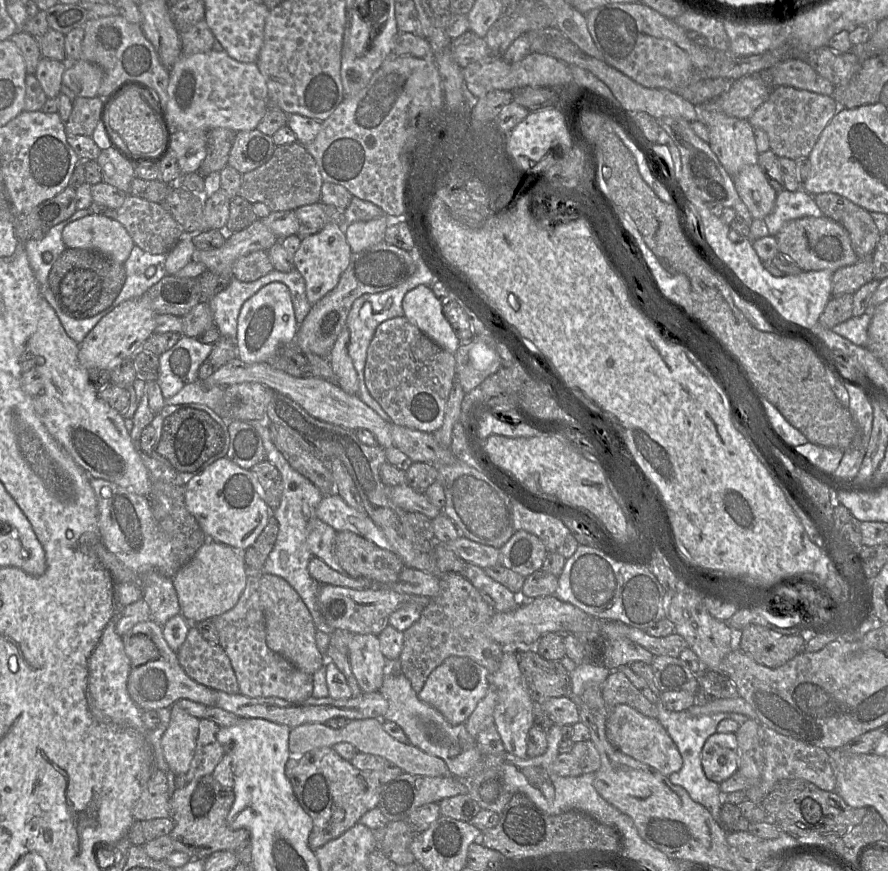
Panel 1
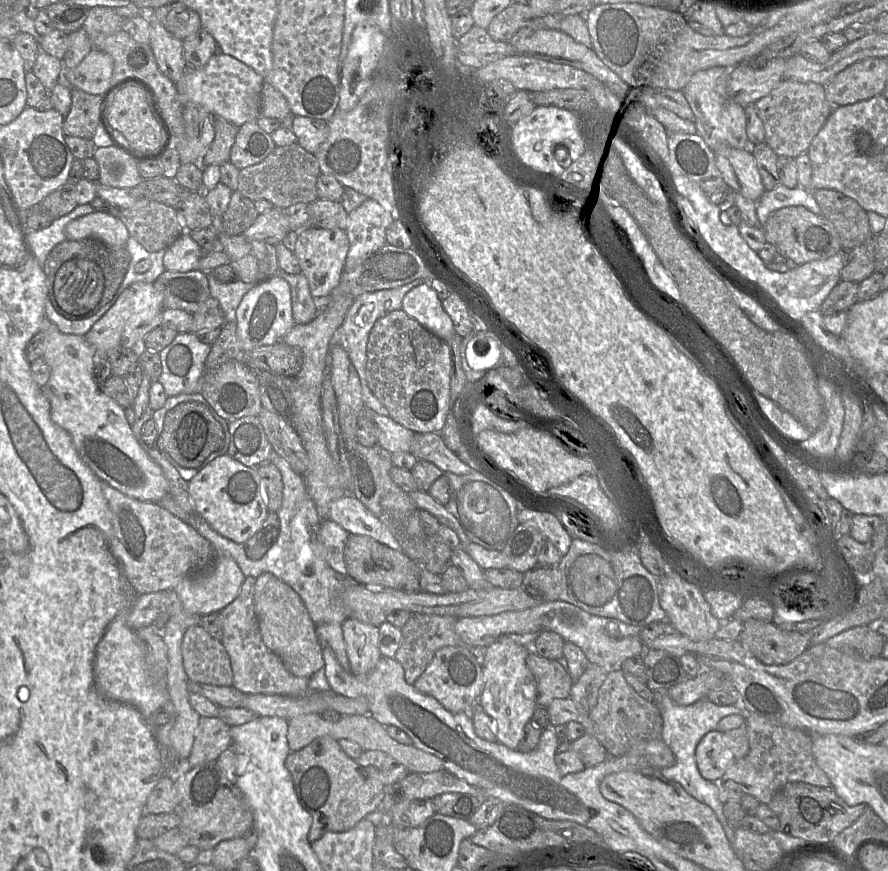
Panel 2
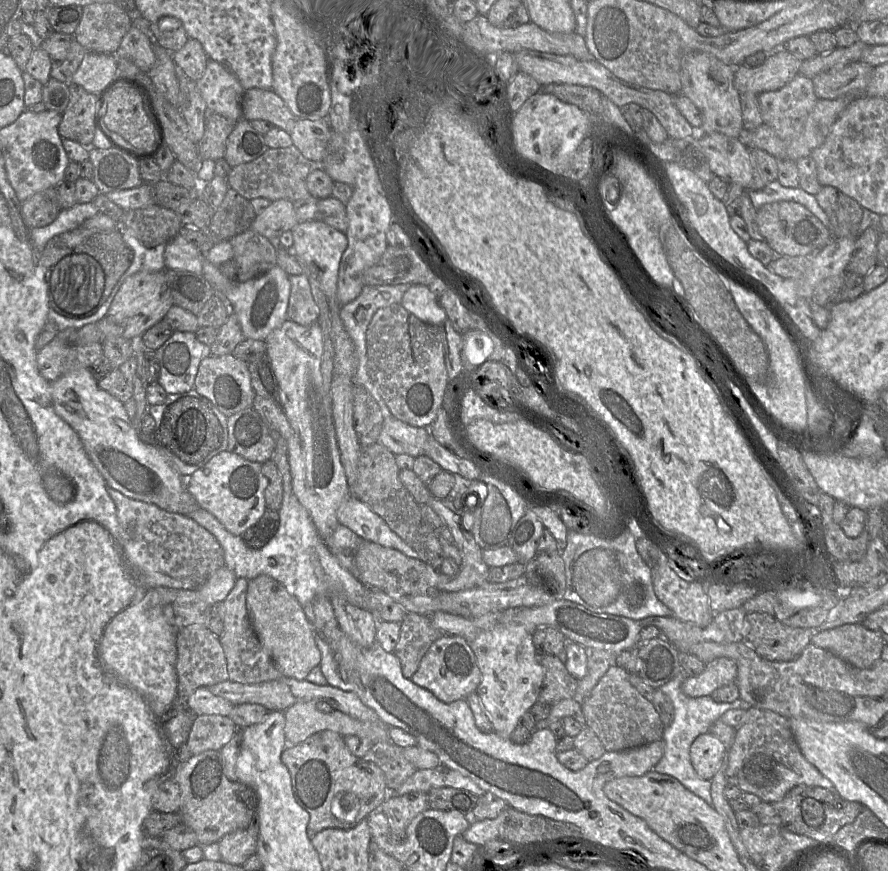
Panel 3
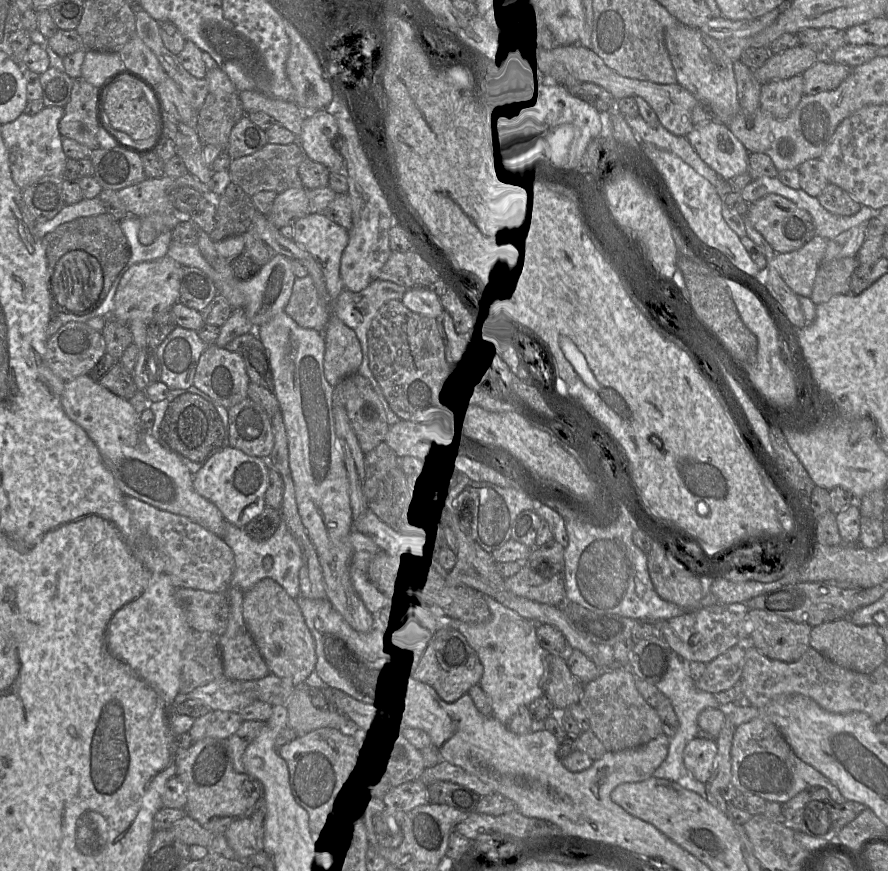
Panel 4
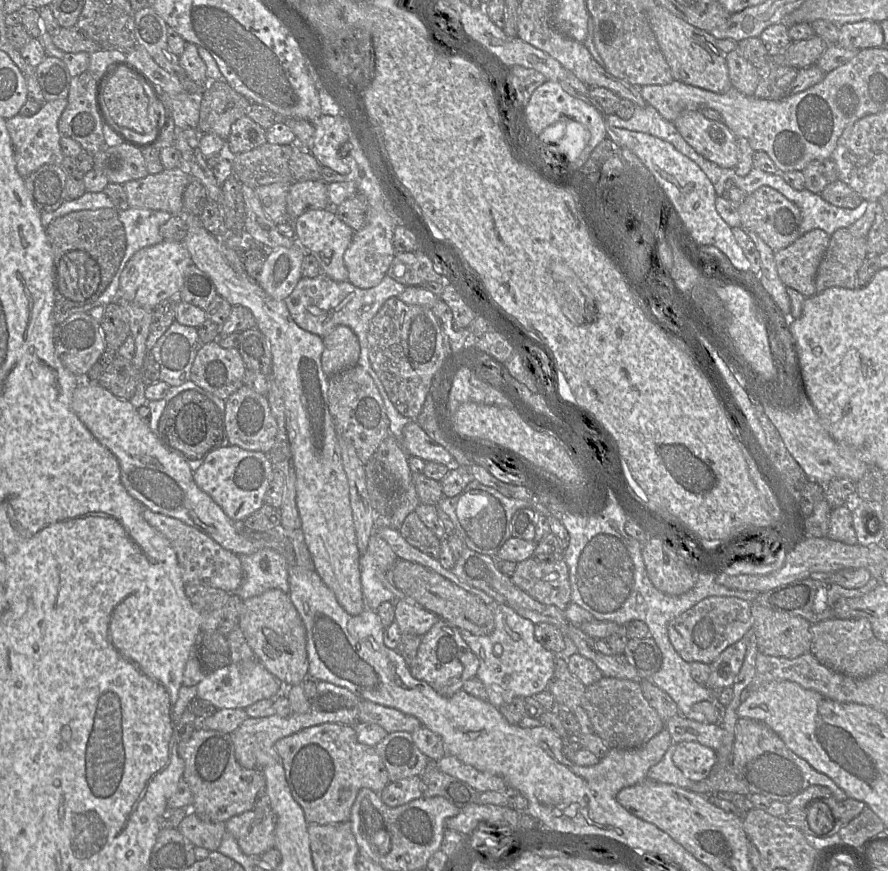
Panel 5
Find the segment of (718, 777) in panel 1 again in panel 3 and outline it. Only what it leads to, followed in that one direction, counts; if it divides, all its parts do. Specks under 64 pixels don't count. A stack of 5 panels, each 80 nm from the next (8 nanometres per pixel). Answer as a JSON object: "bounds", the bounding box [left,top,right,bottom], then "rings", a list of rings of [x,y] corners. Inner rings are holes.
{"bounds":[690,733,727,780],"rings":[[[712,733],[699,735],[690,747],[690,760],[697,775],[711,780],[727,753],[726,746]]]}

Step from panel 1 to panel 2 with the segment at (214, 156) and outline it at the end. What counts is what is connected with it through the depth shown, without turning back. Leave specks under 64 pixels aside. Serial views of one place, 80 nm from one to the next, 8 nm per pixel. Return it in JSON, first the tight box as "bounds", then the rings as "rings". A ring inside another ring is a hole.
{"bounds":[199,116,239,167],"rings":[[[213,116],[214,139],[199,164],[202,167],[229,161],[230,151],[239,127],[219,116]]]}

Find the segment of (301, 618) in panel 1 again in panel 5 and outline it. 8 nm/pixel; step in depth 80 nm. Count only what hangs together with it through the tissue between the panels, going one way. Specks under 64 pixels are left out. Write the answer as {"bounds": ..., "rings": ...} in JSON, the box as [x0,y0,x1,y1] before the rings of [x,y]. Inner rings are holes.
{"bounds":[239,589,309,688],"rings":[[[270,589],[243,600],[239,627],[256,658],[285,688],[302,684],[307,679],[309,662],[306,630],[288,594],[280,589]]]}

